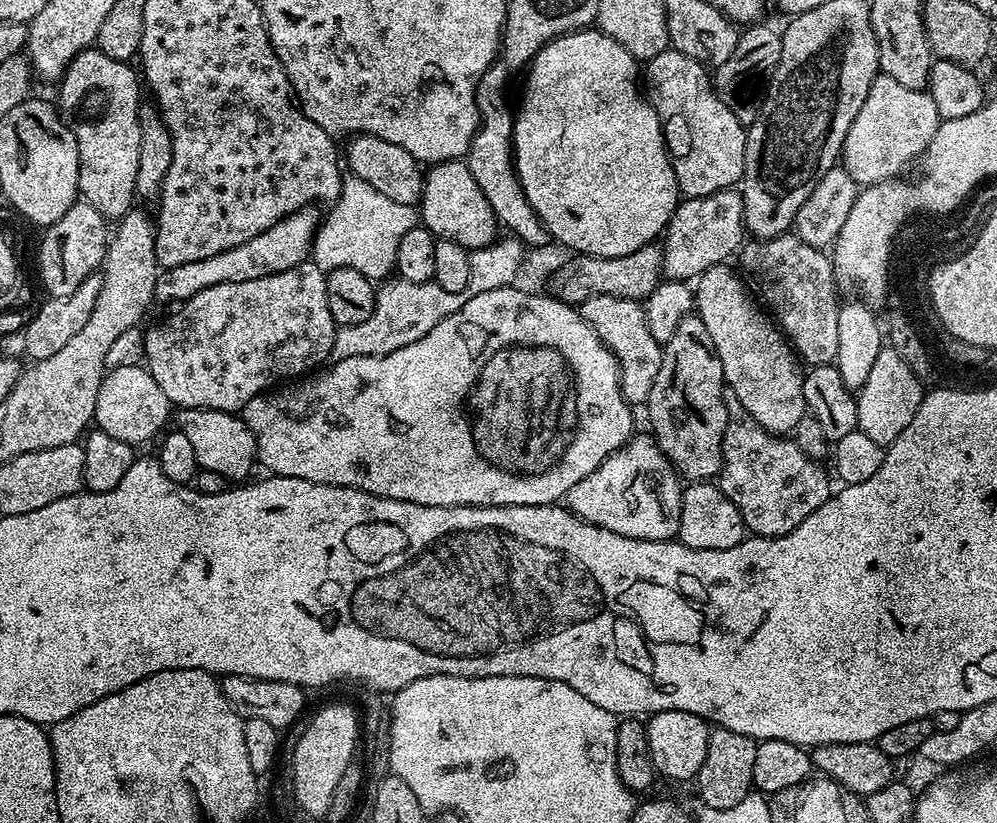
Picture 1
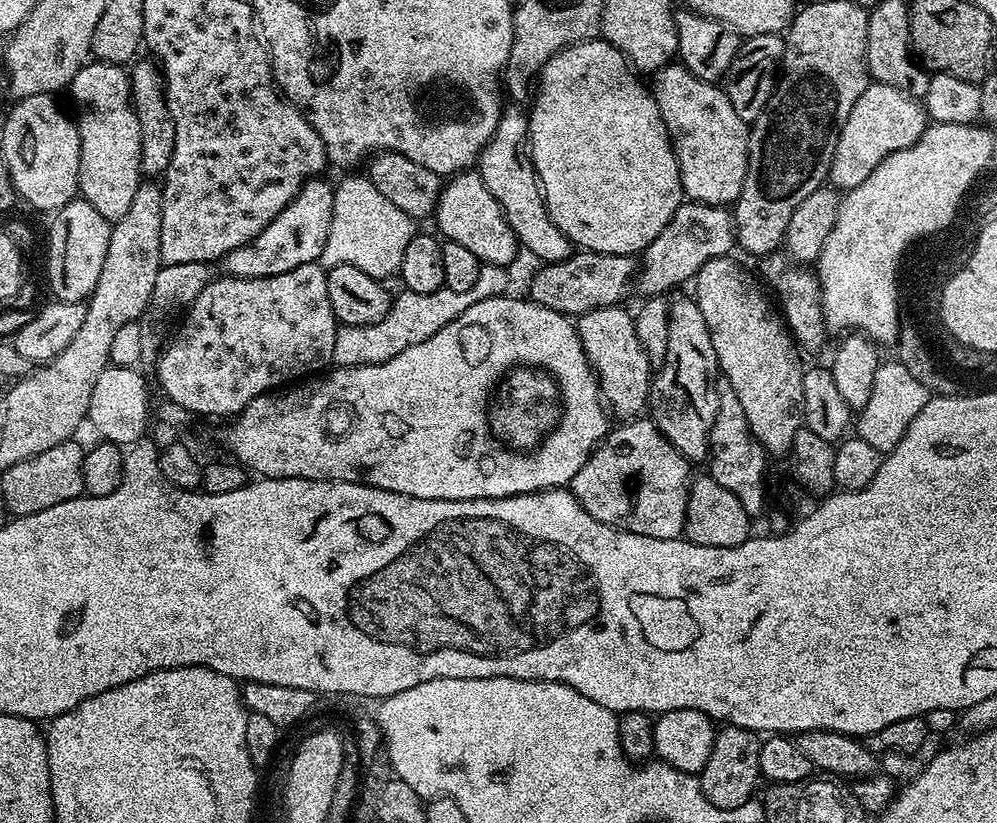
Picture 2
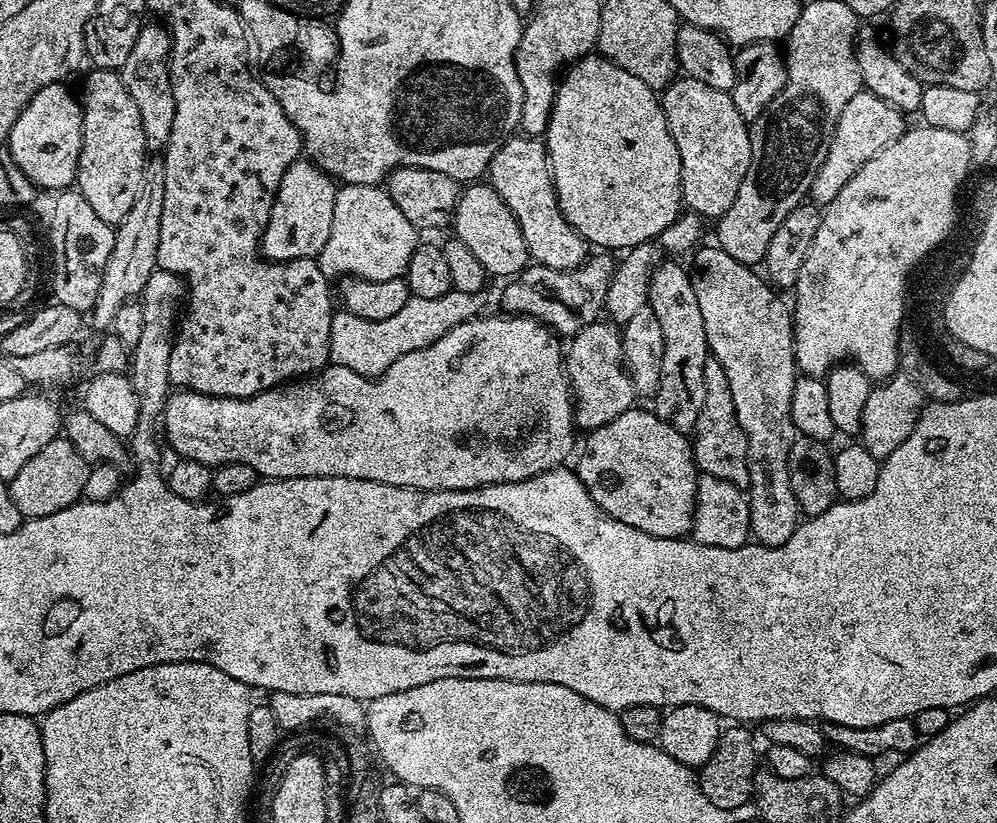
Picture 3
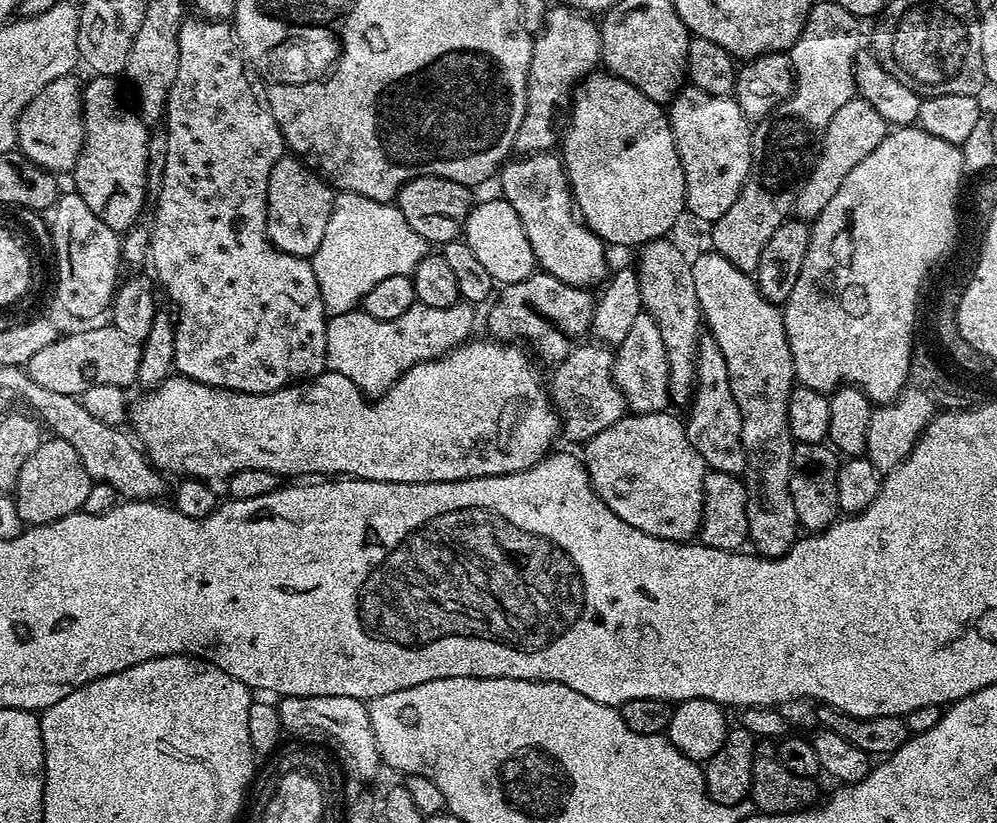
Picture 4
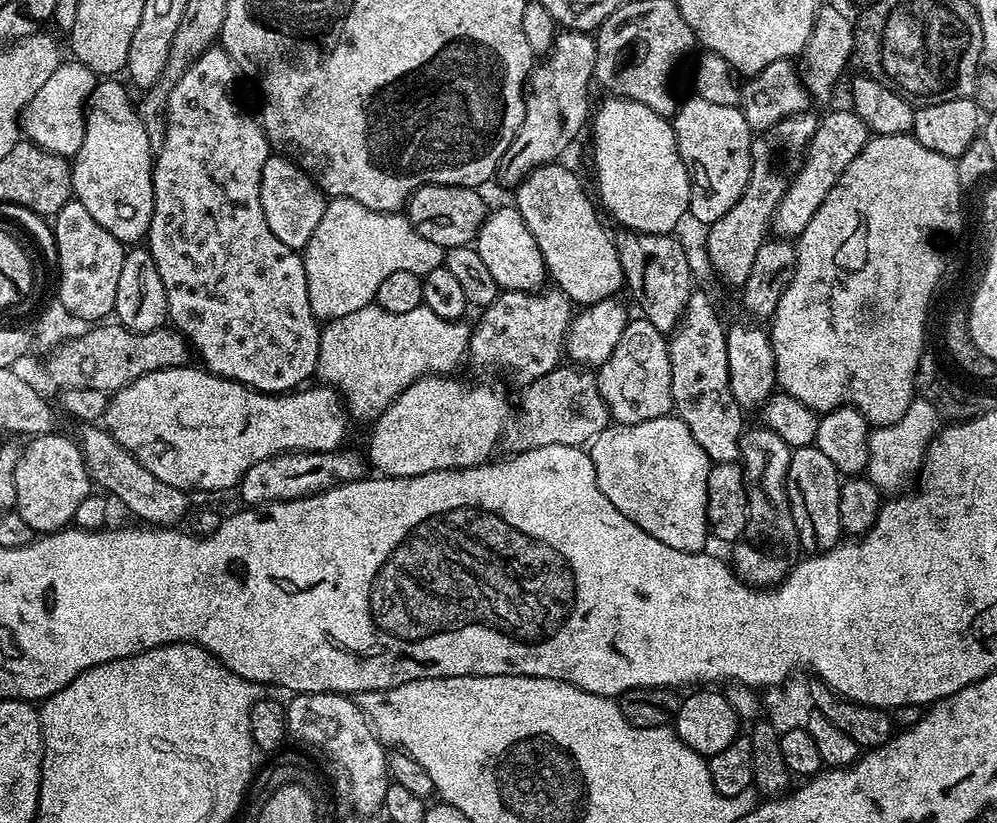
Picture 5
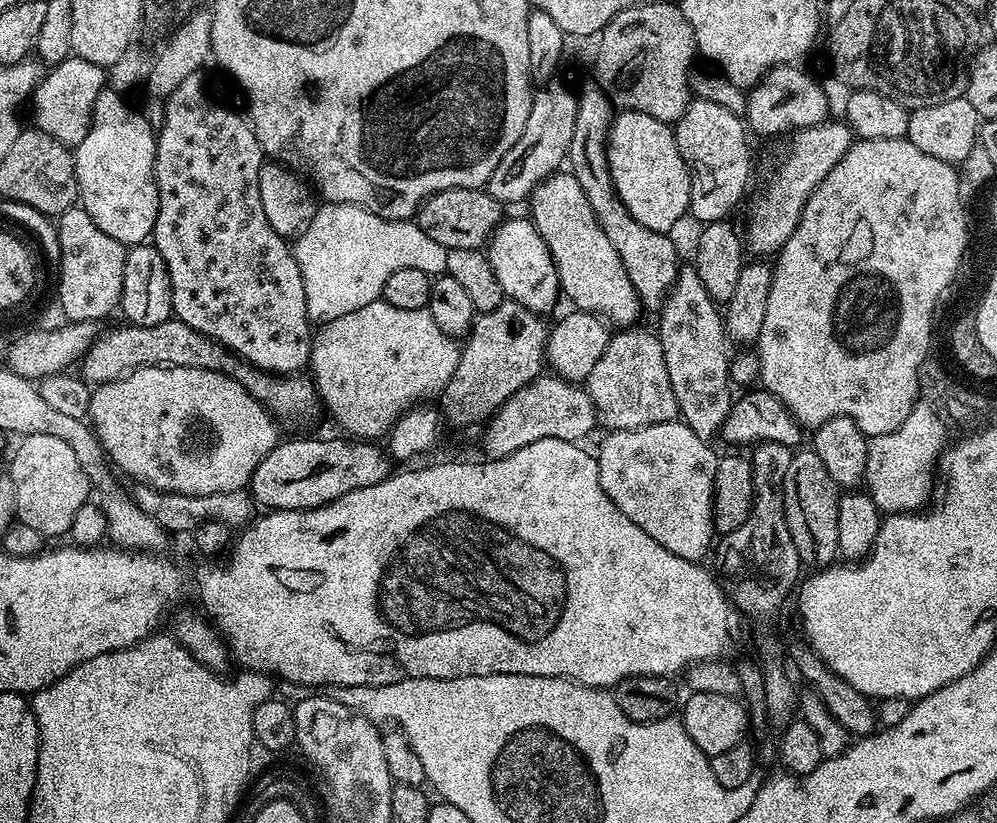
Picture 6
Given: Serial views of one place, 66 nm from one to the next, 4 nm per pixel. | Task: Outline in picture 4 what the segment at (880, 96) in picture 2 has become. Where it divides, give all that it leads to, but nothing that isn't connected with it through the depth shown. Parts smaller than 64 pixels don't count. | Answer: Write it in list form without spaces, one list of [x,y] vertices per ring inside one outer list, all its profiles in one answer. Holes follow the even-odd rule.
[[[853,98],[843,104],[838,114],[830,118],[830,126],[826,126],[824,141],[820,144],[814,166],[804,177],[796,196],[795,211],[804,218],[822,214],[822,210],[826,210],[826,202],[830,202],[830,198],[838,194],[838,186],[846,182],[850,170],[854,170],[854,166],[858,166],[858,162],[862,162],[862,158],[866,158],[866,154],[870,154],[870,150],[874,150],[889,131],[890,126],[882,118],[882,114],[878,114],[878,110],[874,110],[865,100]]]

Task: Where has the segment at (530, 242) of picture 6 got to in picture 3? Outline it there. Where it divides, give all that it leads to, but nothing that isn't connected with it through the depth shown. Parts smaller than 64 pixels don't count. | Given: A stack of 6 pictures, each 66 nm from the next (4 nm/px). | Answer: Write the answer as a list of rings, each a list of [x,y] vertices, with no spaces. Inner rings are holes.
[[[472,182],[461,191],[454,213],[455,239],[466,242],[466,247],[478,257],[489,277],[515,278],[529,267],[530,257],[522,230],[506,202],[493,190],[491,183]]]

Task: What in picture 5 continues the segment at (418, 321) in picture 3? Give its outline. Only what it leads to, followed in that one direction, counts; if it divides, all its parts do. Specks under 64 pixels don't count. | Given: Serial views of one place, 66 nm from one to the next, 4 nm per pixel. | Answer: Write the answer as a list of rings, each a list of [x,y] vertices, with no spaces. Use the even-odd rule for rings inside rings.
[[[370,303],[362,310],[354,310],[354,314],[334,318],[321,327],[316,376],[343,395],[353,421],[371,422],[392,405],[398,393],[411,386],[421,376],[448,374],[456,370],[452,368],[459,366],[460,359],[465,359],[468,339],[471,336],[472,328],[469,325],[455,320],[444,320],[434,314],[434,310],[423,306],[405,312],[391,312]]]

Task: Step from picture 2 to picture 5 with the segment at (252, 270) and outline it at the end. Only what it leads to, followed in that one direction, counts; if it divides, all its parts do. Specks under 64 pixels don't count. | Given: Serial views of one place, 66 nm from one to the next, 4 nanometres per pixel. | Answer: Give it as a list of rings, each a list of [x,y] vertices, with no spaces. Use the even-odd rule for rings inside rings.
[[[282,154],[268,156],[259,182],[259,198],[262,200],[267,225],[274,231],[274,236],[286,246],[297,250],[302,250],[308,244],[327,204],[315,179]]]

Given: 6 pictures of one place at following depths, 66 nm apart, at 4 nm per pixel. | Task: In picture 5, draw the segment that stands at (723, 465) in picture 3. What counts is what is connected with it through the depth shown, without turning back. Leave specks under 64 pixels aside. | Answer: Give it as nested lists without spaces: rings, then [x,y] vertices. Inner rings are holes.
[[[700,290],[693,291],[675,332],[667,337],[672,371],[675,415],[690,430],[698,446],[716,464],[735,464],[740,458],[740,437],[746,431],[745,413],[730,390],[728,334],[716,308]]]

